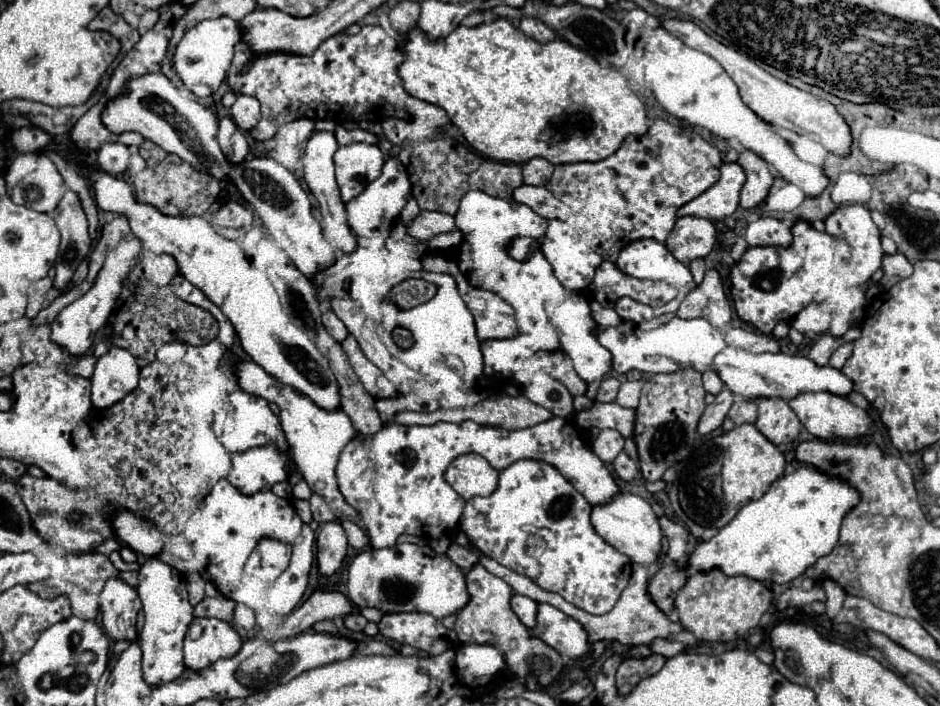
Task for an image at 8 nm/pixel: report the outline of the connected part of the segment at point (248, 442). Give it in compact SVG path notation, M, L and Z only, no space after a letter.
M235 390L227 396L225 404L215 412L211 428L227 452L243 452L243 450L257 448L257 446L275 446L279 452L289 450L285 432L279 424L279 418L271 412L269 402L265 398L247 394L243 390Z

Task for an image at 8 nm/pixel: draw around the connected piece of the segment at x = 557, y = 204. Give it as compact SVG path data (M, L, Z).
M523 184L513 192L513 198L521 204L527 204L531 210L535 210L547 220L553 220L553 218L567 220L569 216L569 208L559 198L555 198L545 186Z

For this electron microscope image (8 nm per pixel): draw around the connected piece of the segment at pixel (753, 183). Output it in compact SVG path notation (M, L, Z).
M745 150L739 154L739 166L747 174L747 182L741 190L739 204L741 204L741 208L749 210L749 208L755 208L765 202L769 188L773 186L773 176L771 176L769 164L763 158L759 158L757 154L753 154L751 150Z

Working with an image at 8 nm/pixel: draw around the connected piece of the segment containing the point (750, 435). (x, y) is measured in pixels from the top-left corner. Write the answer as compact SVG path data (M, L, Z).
M741 424L735 426L731 432L715 438L719 446L725 446L722 452L722 466L719 470L721 476L721 493L725 494L725 514L723 522L729 522L741 506L745 506L751 500L757 500L757 496L765 494L765 490L783 476L785 472L785 456L781 450L769 442L753 424Z

